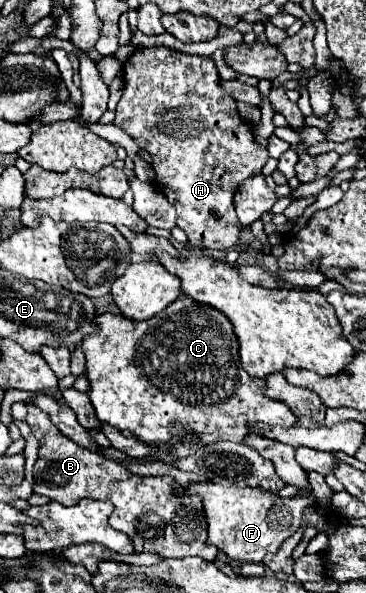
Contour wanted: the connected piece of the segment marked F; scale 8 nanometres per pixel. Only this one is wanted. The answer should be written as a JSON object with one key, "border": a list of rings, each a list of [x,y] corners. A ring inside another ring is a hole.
{"border":[[[193,483],[185,489],[187,495],[199,495],[207,517],[209,543],[227,553],[231,559],[263,563],[267,553],[277,553],[285,539],[299,527],[305,505],[317,505],[315,497],[277,497],[273,491],[261,487],[223,487],[219,483]]]}

